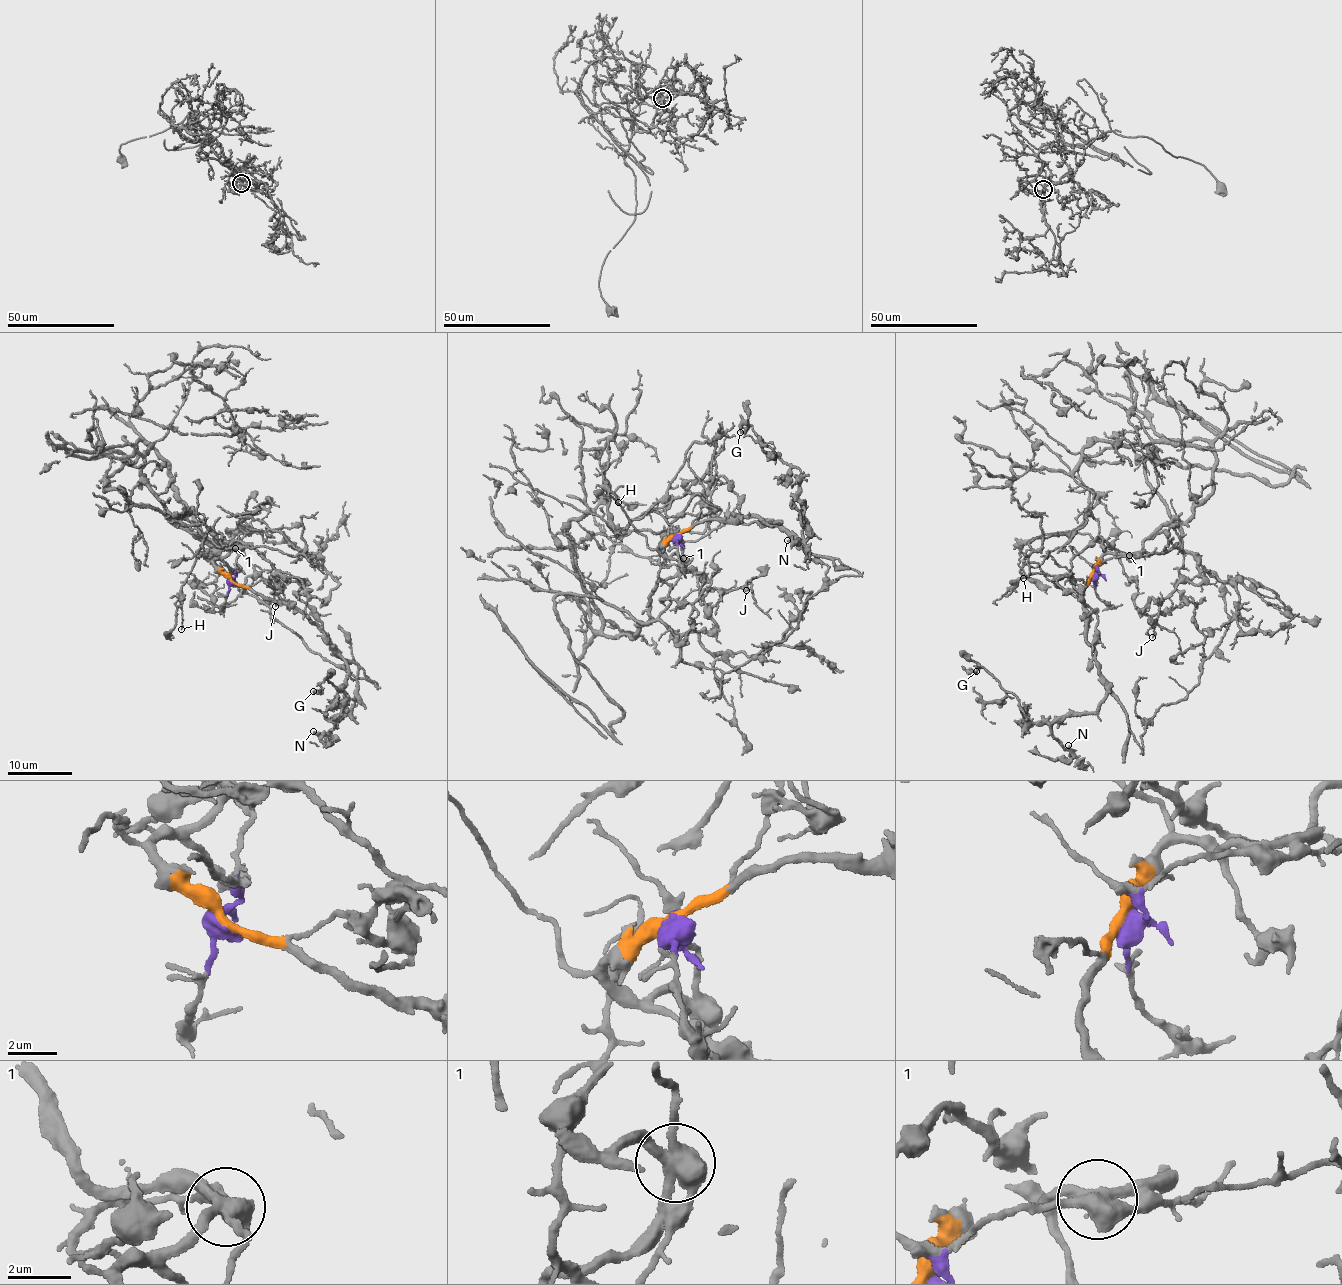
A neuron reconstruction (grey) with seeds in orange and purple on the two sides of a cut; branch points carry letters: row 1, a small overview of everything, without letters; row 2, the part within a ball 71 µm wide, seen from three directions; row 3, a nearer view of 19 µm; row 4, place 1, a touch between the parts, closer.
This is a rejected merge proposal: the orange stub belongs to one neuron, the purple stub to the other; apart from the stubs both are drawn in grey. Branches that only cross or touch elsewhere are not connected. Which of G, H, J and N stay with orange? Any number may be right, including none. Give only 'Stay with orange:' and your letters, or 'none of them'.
Stay with orange: G, H, N

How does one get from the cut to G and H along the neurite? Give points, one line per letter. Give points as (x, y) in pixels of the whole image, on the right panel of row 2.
G: (1092, 574), (1082, 599), (1106, 694), (1098, 709), (1031, 722), (1019, 699), (980, 665), (969, 670), (976, 671)
H: (1092, 574), (1105, 550), (1105, 546), (1088, 534), (1062, 531), (1042, 533), (1024, 546), (1018, 559), (1024, 577)

